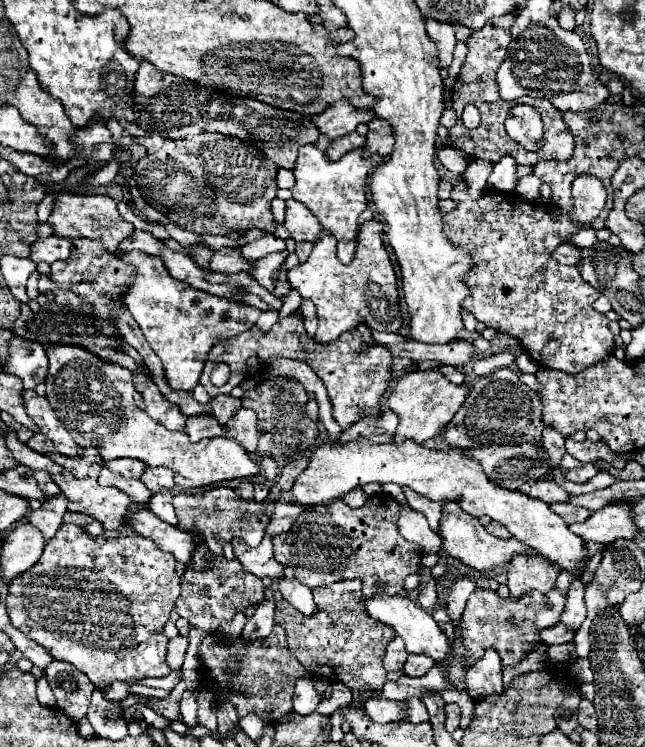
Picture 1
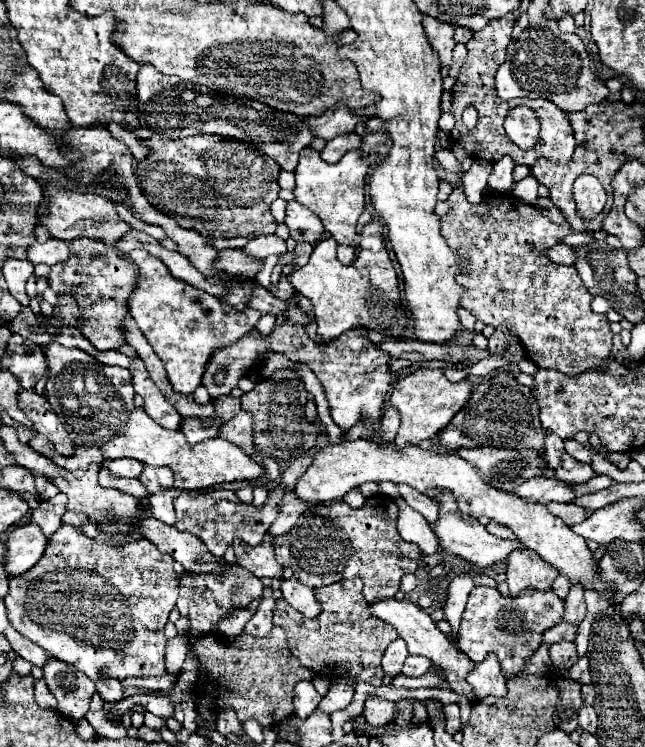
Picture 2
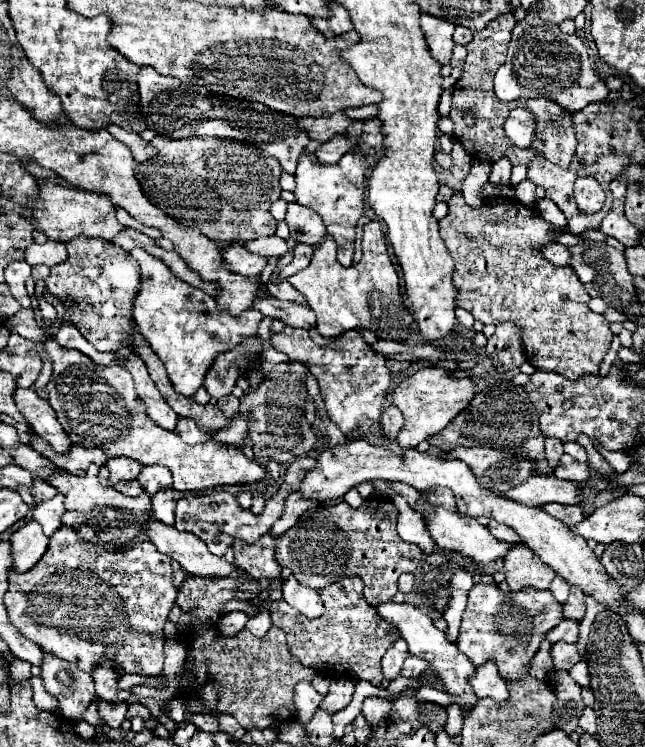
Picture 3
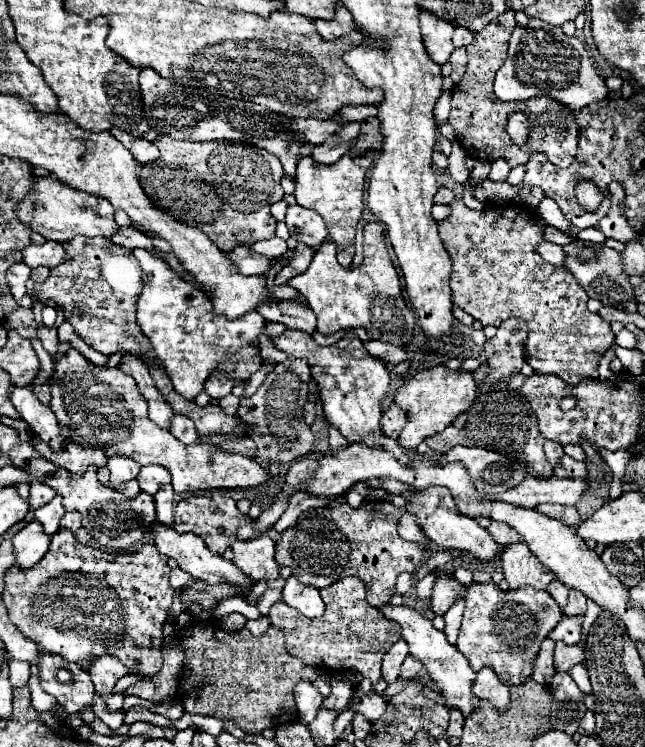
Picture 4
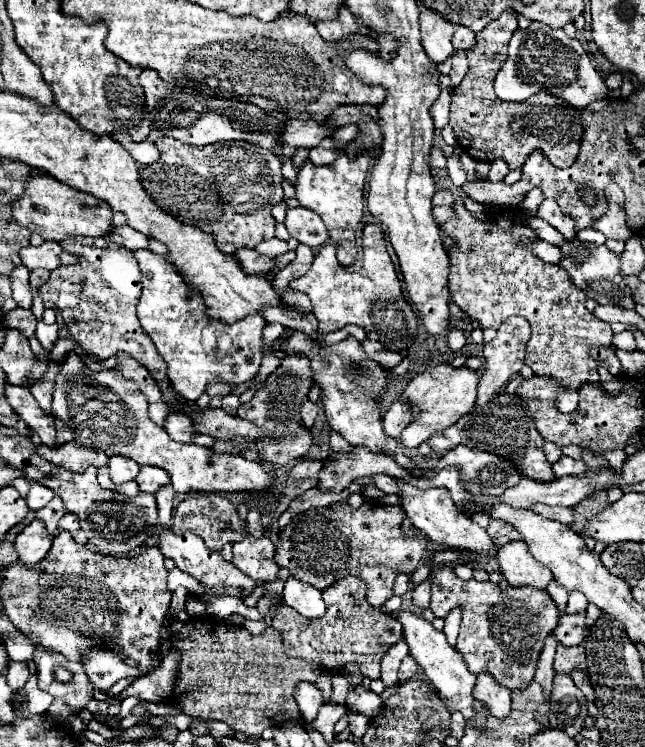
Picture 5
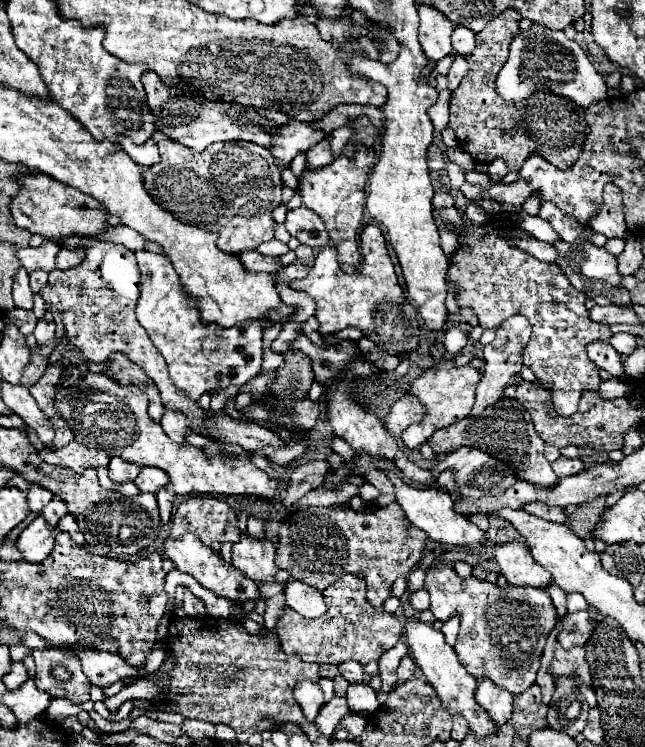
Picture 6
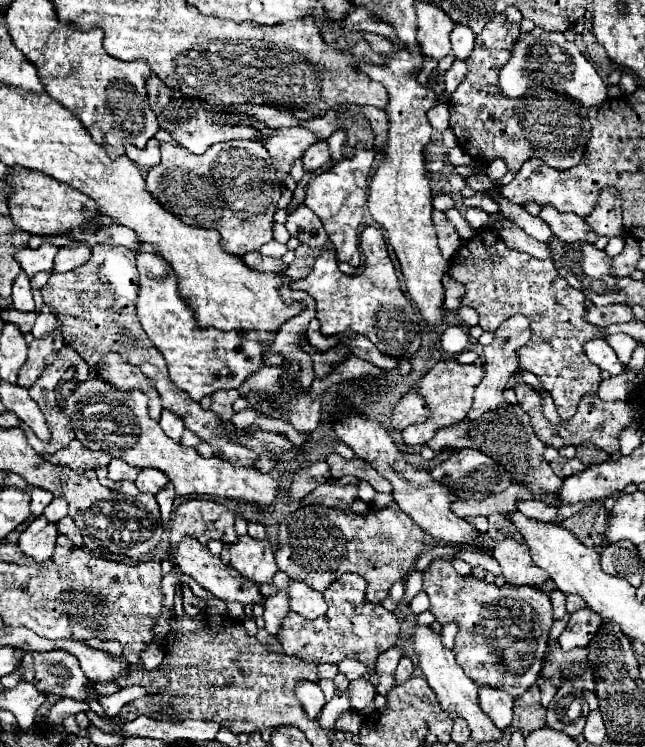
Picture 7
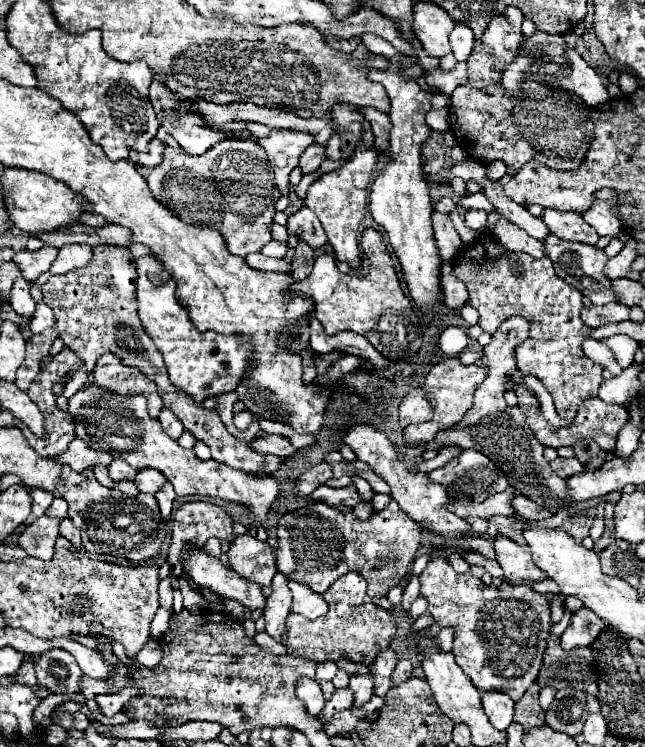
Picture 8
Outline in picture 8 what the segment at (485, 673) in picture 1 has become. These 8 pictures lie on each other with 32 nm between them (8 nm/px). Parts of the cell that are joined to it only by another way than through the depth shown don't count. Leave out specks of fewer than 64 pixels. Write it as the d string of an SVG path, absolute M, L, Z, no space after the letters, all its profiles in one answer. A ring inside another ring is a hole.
M482 692L482 706L496 730L506 730L514 720L514 702L504 692Z

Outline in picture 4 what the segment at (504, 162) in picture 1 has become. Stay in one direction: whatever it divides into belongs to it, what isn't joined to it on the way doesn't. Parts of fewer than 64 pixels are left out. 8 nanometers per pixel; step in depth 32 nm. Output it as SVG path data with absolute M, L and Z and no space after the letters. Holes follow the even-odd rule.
M498 158L498 160L494 160L494 162L492 162L490 180L492 180L492 182L504 182L504 180L506 180L506 176L508 176L508 172L510 172L508 162L506 162L506 160L502 160L502 158Z

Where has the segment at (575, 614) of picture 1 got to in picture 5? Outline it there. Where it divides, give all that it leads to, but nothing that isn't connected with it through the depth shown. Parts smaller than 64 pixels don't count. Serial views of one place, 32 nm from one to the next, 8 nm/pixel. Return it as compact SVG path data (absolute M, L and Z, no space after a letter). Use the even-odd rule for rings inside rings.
M570 592L568 598L568 606L566 606L566 614L574 614L574 612L584 612L588 606L588 600L582 592Z

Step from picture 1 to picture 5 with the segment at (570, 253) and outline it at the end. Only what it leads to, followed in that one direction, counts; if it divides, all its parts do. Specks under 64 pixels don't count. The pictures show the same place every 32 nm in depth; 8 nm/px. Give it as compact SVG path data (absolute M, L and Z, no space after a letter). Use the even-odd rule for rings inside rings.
M536 240L532 244L528 244L528 248L544 262L548 264L558 264L560 262L560 248L554 246L554 244L548 244L548 242L542 242L542 240Z

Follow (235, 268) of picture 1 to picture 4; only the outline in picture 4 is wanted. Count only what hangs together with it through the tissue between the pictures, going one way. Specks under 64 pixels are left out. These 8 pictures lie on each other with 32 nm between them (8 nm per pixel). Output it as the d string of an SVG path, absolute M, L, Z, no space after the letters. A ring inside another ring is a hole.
M240 246L236 250L232 250L230 254L230 260L236 264L236 268L246 274L246 276L252 276L252 274L264 274L270 266L272 266L272 260L262 256L262 254L256 254L254 250L250 250L248 246Z

